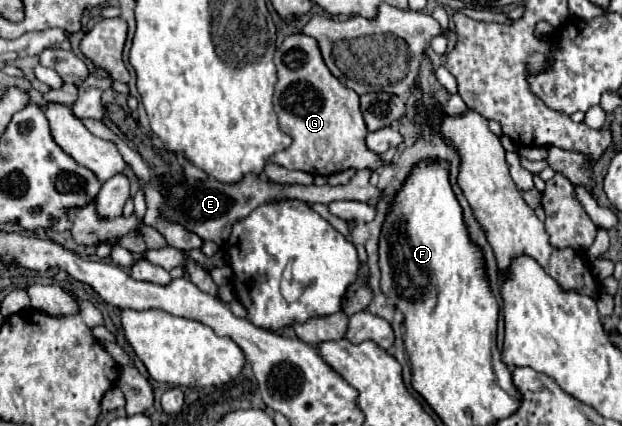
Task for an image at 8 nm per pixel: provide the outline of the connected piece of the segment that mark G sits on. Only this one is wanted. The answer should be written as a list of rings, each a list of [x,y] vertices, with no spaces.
[[[293,34],[283,40],[275,52],[277,84],[273,106],[279,116],[279,128],[293,138],[287,150],[269,158],[269,162],[289,170],[329,176],[347,168],[377,170],[385,166],[377,154],[365,148],[367,128],[359,110],[359,96],[345,88],[325,66],[319,44],[307,34]]]

